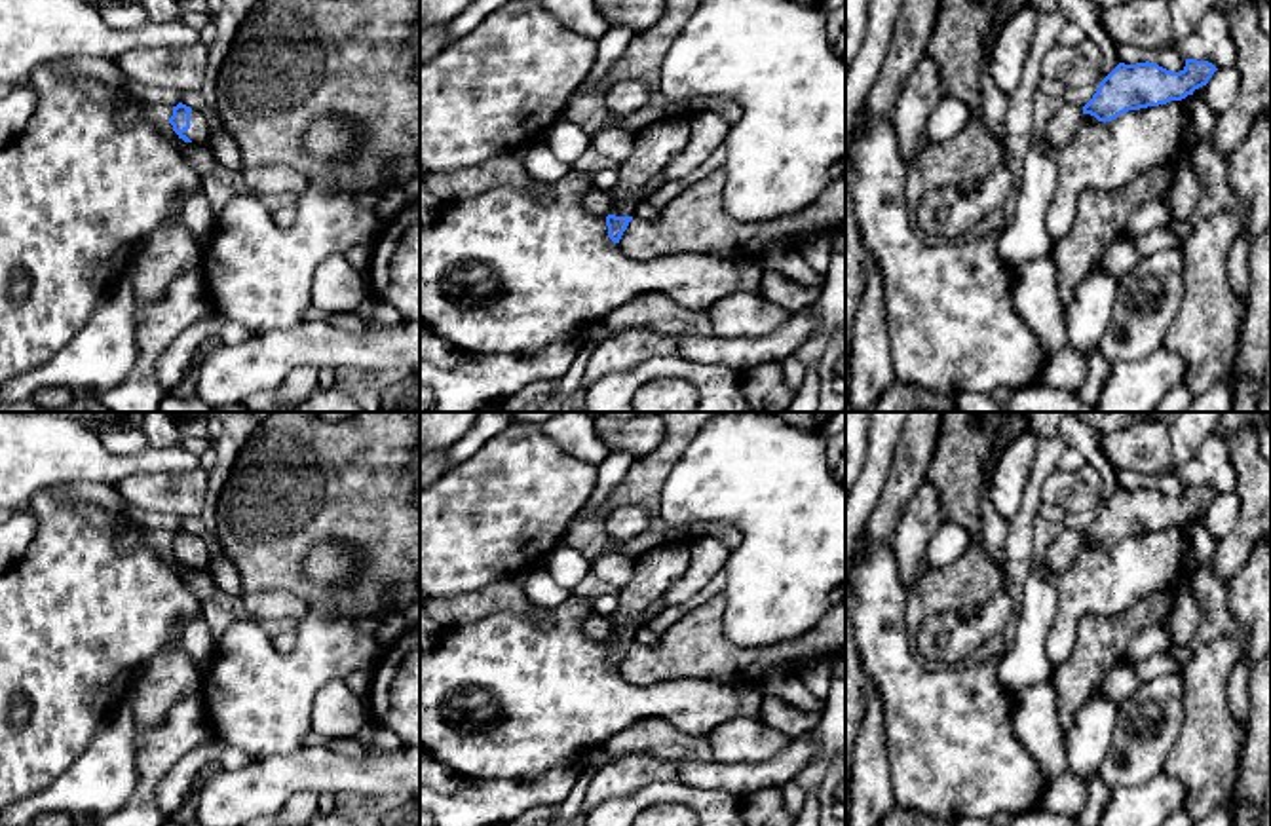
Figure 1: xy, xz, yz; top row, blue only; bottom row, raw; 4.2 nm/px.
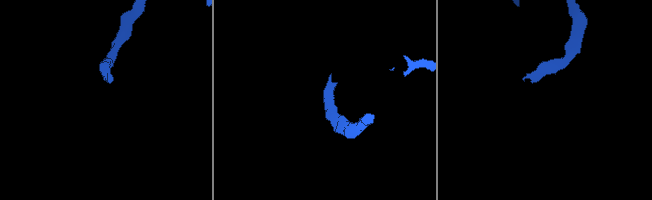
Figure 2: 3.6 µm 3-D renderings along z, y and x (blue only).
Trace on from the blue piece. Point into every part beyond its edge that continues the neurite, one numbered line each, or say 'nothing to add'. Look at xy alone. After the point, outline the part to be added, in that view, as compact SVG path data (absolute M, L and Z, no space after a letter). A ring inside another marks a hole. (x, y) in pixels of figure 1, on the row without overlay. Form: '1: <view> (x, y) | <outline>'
1: xy (198, 559) | M192 534L190 554L184 556L182 560L186 560L194 570L209 568L209 549L199 535Z

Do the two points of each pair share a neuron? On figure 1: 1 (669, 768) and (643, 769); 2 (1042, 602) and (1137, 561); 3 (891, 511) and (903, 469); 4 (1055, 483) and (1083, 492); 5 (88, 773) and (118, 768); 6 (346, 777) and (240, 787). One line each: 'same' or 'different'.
1: same
2: different
3: same
4: same
5: same
6: same

